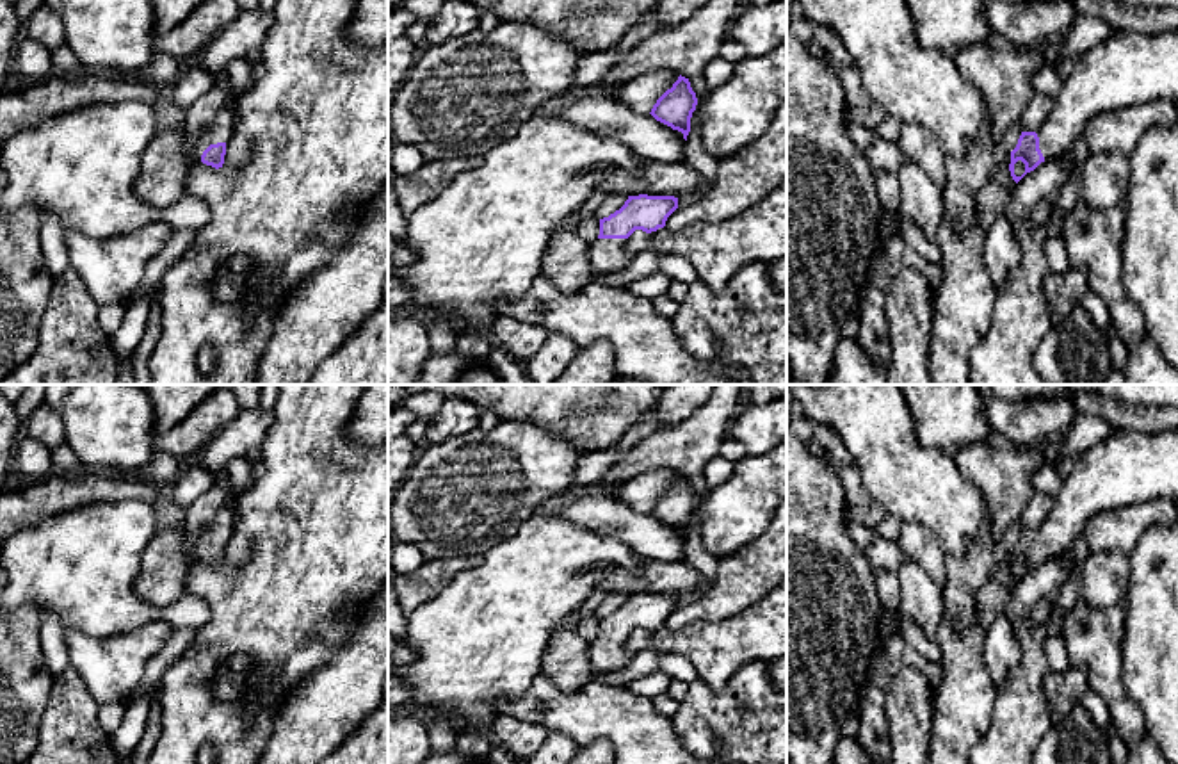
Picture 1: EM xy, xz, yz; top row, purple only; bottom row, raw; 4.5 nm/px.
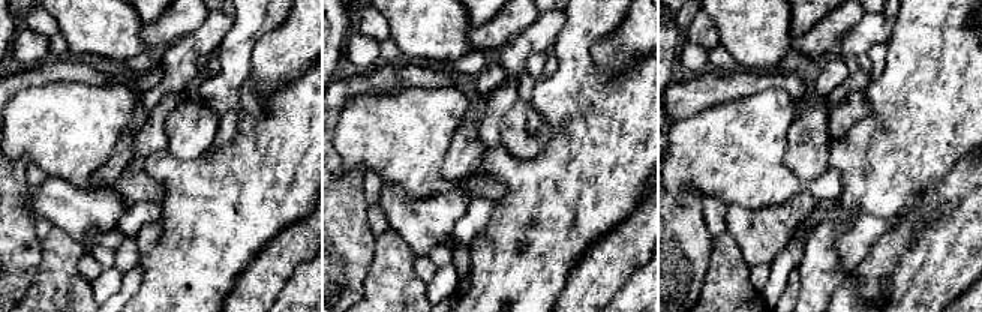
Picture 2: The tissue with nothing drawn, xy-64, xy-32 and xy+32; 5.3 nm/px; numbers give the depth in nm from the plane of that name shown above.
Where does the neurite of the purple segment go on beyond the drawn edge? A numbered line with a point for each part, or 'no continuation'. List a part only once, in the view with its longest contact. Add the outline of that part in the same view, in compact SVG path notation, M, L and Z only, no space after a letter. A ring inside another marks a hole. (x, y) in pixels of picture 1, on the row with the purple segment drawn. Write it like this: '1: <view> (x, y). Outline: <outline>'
1: xy (221, 129). Outline: M222 107L217 118L199 134L196 141L196 158L201 162L201 155L210 144L228 142L233 132L235 112Z

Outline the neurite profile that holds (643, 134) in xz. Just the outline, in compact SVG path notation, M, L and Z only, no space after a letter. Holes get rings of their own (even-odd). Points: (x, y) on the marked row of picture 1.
M610 96L577 100L562 107L559 116L580 128L623 142L644 160L666 166L685 160L682 132L657 121L651 114L637 114Z

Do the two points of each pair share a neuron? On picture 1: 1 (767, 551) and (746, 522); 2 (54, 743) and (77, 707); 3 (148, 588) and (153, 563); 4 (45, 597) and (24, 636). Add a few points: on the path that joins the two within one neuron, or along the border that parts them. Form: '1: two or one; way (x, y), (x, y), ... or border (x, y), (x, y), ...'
1: two; border (767, 526), (758, 536), (721, 558)
2: one; way (63, 734), (70, 727), (72, 716)
3: one; way (153, 583), (153, 568)
4: two; border (18, 606), (31, 604), (38, 611)

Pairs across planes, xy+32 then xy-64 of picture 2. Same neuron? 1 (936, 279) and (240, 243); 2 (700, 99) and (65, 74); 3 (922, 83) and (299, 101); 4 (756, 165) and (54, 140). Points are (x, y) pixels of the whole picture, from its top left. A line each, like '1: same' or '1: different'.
1: different
2: same
3: same
4: same

